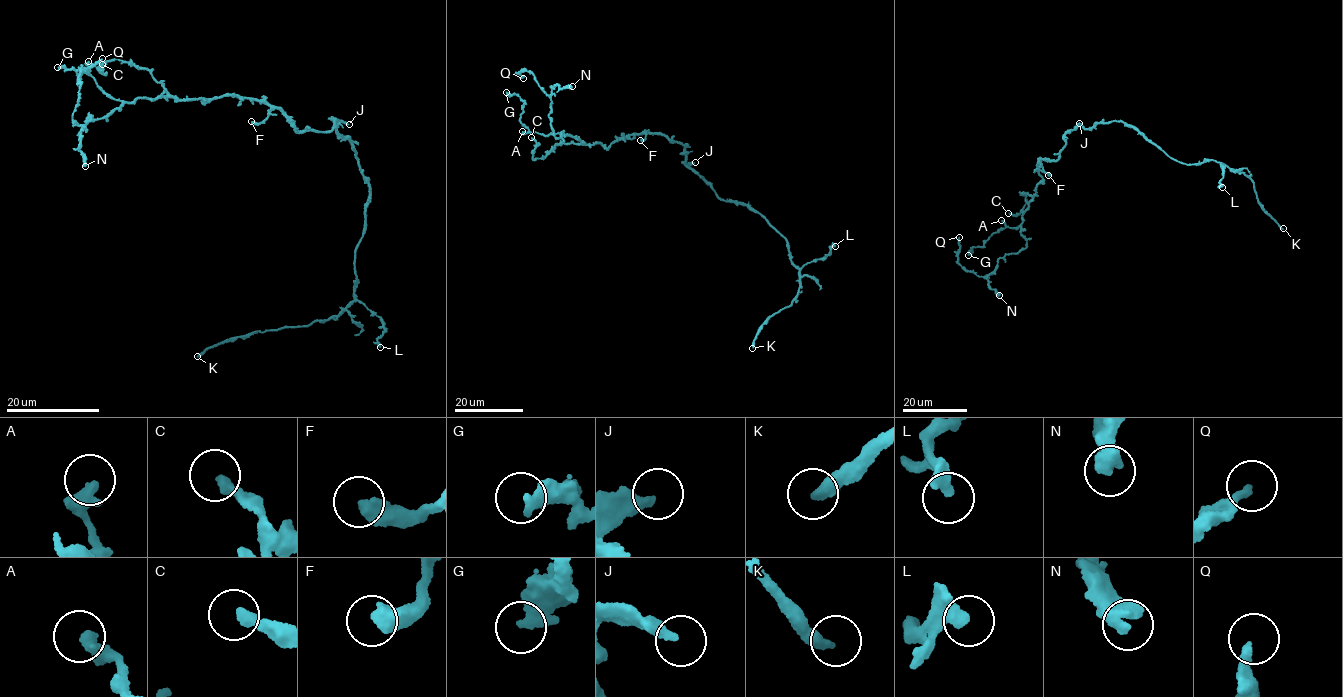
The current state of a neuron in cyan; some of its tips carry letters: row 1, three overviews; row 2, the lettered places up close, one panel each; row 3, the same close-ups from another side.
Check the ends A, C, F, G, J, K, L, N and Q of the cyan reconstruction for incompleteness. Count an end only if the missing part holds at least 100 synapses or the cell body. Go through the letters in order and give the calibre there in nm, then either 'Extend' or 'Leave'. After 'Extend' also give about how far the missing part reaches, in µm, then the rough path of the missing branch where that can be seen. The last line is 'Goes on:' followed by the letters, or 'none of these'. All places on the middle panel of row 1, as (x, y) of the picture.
A: Thickness 420 nm. Leave
C: Thickness 300 nm. Leave
F: Thickness 550 nm. Leave
G: Thickness 360 nm. Leave
J: Thickness 360 nm. Leave
K: Thickness 320 nm. Extend. Missing length about 180 µm
L: Thickness 320 nm. Leave
N: Thickness 500 nm. Leave
Q: Thickness 240 nm. Leave
Goes on: K

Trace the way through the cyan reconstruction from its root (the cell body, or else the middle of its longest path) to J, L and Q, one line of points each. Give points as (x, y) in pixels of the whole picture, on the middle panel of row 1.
J: (685, 147), (686, 163), (695, 162)
L: (685, 147), (687, 165), (720, 198), (747, 207), (783, 237), (792, 264), (800, 267), (822, 259), (835, 246)
Q: (685, 147), (657, 133), (629, 133), (607, 147), (554, 137), (550, 98), (534, 74), (523, 70), (523, 78)

